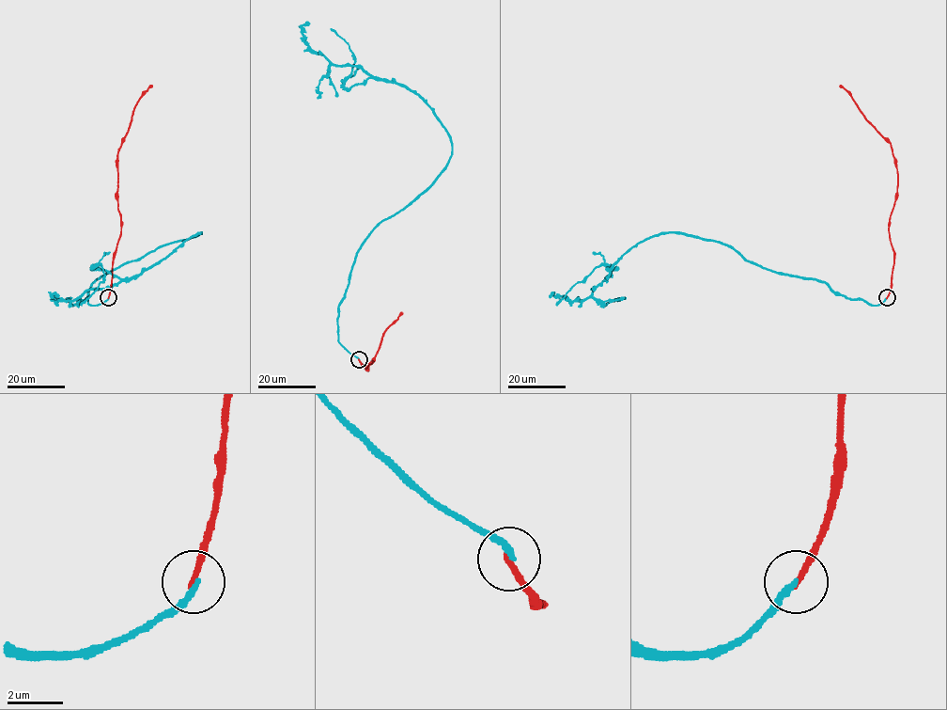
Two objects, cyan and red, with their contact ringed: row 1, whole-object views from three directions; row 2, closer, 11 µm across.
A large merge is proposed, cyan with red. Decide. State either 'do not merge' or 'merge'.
do not merge

